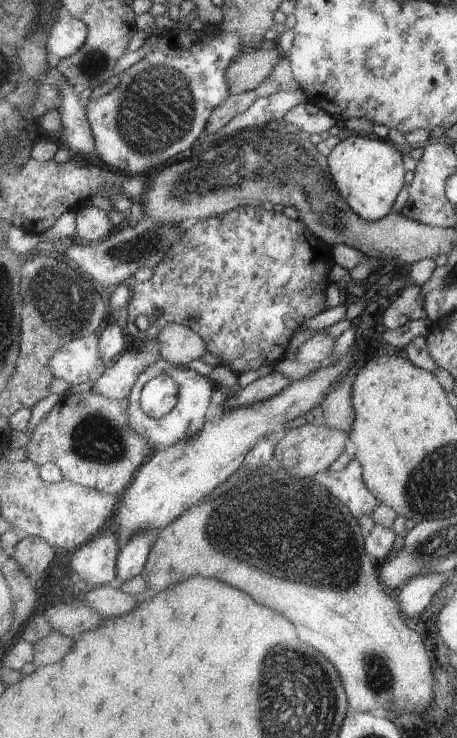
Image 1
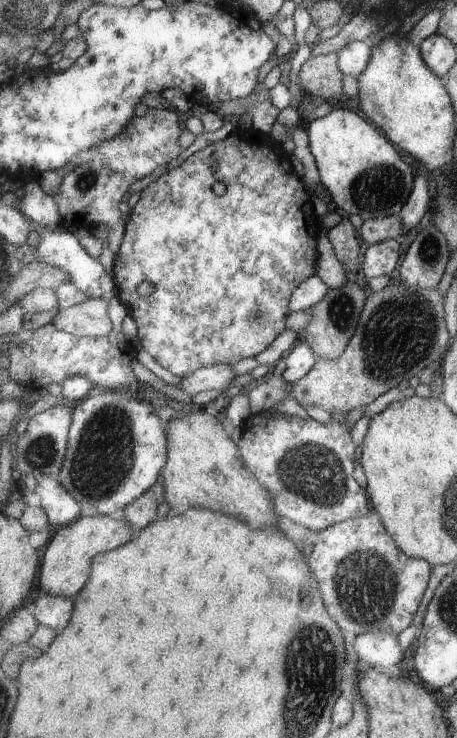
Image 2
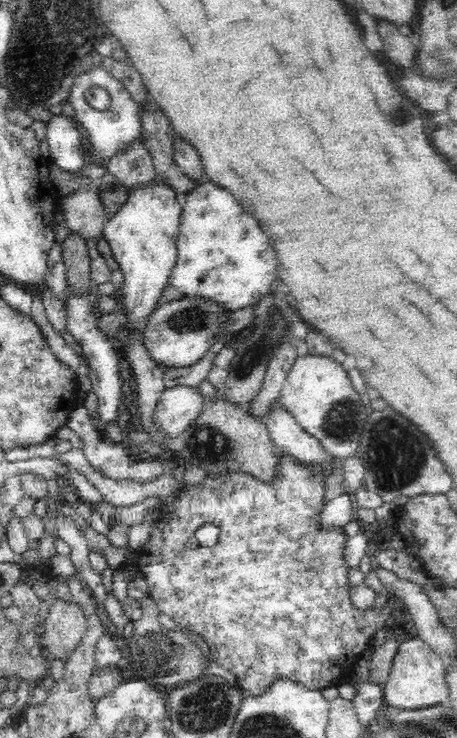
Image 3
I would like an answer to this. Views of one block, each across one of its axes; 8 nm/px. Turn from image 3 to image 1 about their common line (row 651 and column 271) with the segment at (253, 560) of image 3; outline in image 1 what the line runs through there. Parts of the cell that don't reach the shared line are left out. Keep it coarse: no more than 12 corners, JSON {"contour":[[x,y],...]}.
{"contour":[[242,205],[187,226],[139,316],[235,374],[277,366],[328,306],[332,247]]}

